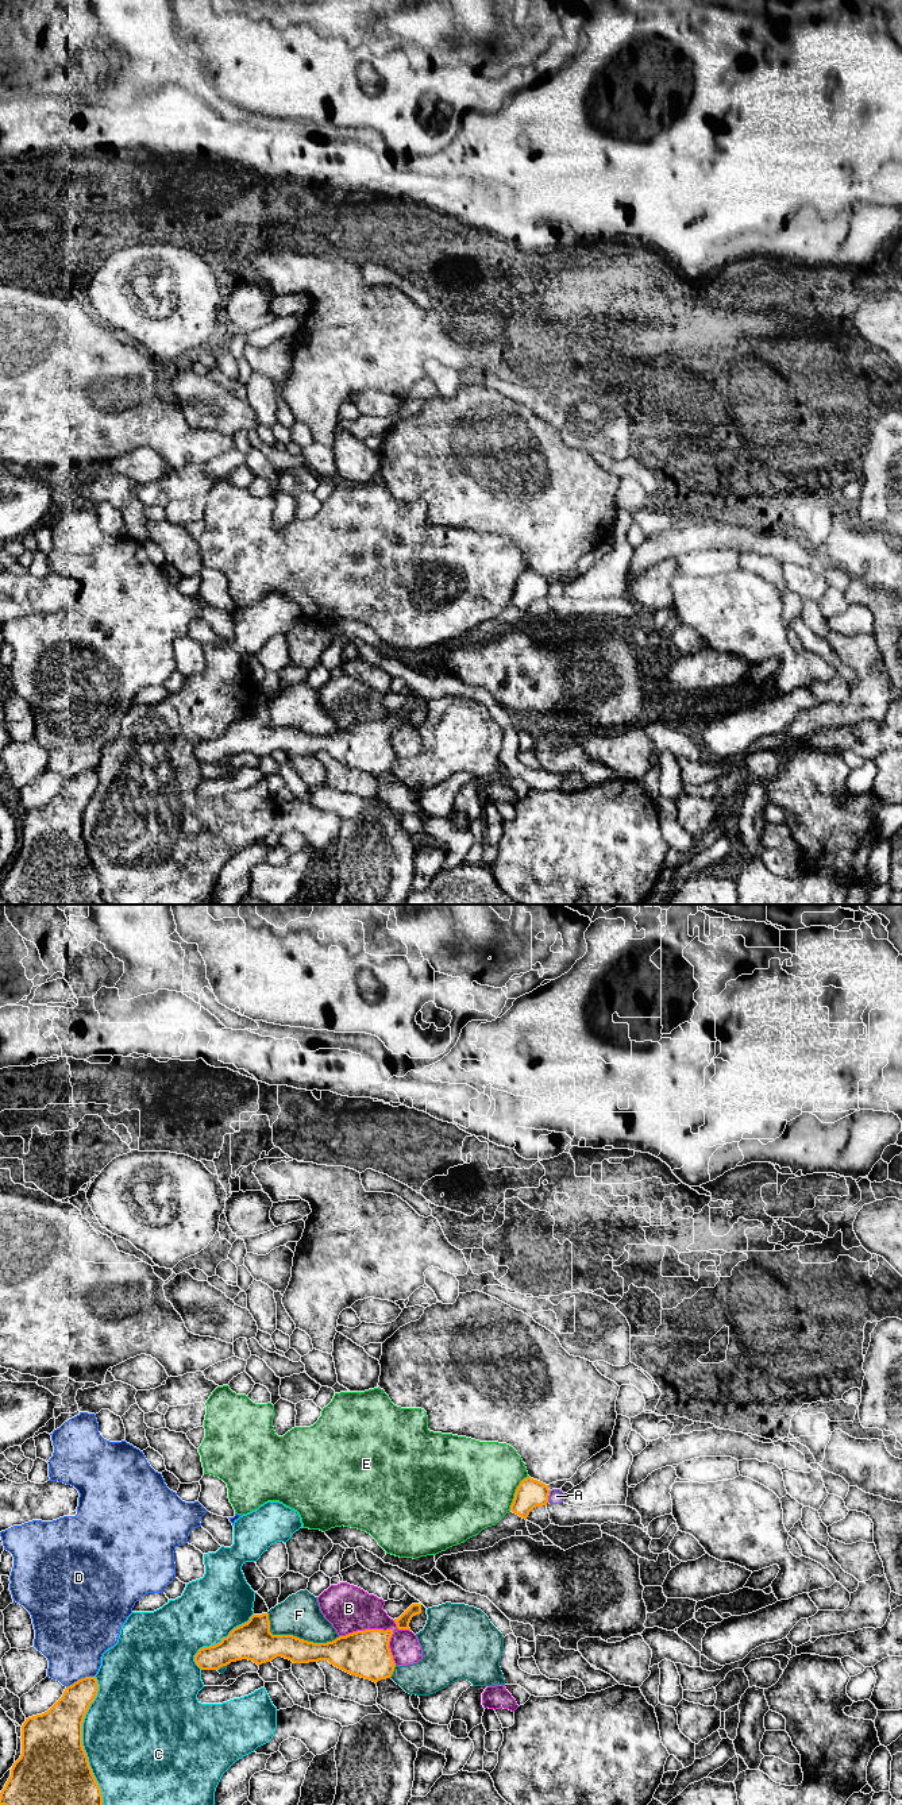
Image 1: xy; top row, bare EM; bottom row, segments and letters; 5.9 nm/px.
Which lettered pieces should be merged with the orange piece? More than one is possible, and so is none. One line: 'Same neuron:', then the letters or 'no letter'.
Same neuron: no letter

